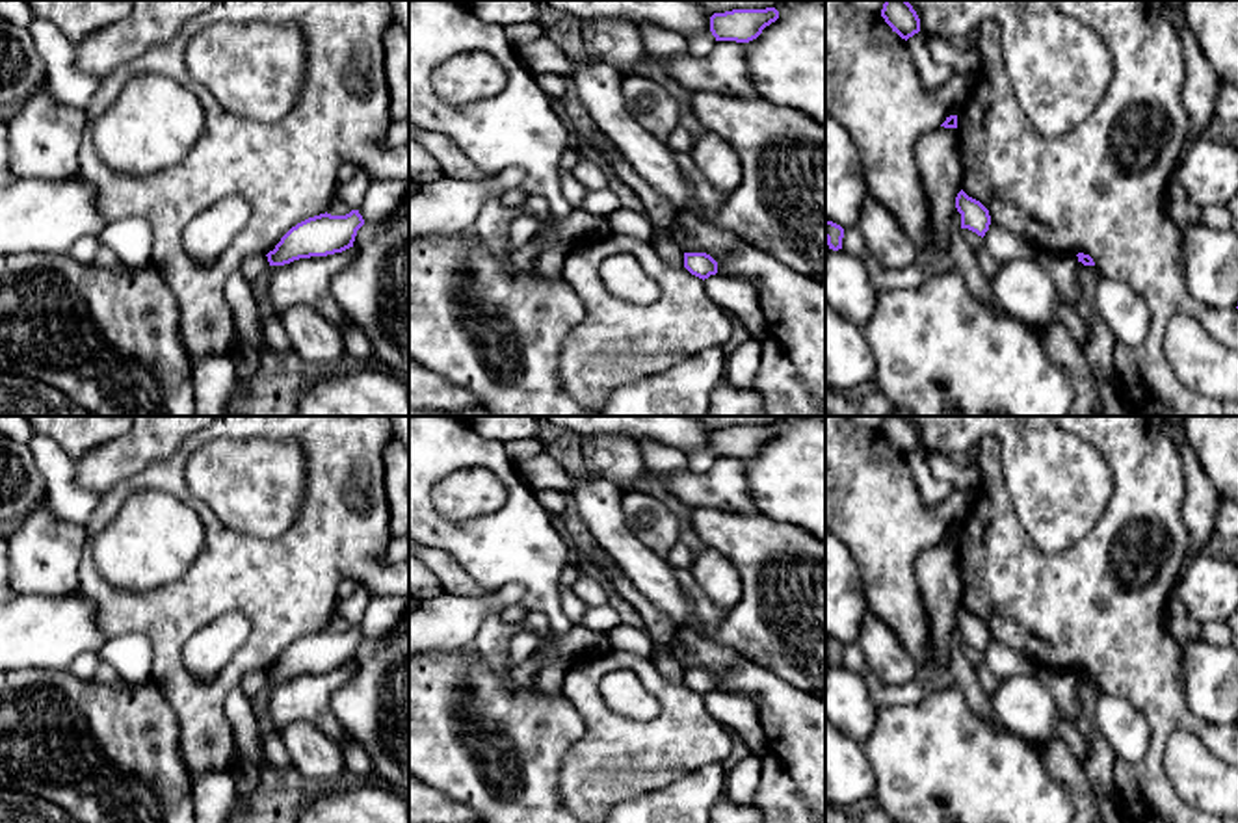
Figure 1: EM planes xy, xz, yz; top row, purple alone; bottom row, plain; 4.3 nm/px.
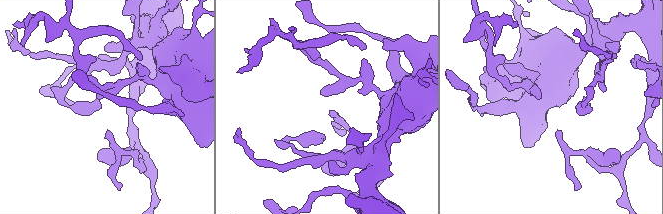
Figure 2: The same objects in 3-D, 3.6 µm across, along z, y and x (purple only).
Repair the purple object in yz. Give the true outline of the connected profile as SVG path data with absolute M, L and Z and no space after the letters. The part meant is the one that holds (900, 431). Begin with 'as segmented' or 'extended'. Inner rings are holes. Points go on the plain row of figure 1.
as segmented; M885 416L881 433L905 457L920 448L920 435L907 416Z

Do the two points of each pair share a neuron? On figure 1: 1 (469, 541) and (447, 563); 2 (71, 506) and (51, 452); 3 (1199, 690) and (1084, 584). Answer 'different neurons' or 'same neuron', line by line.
1: different neurons
2: same neuron
3: different neurons

